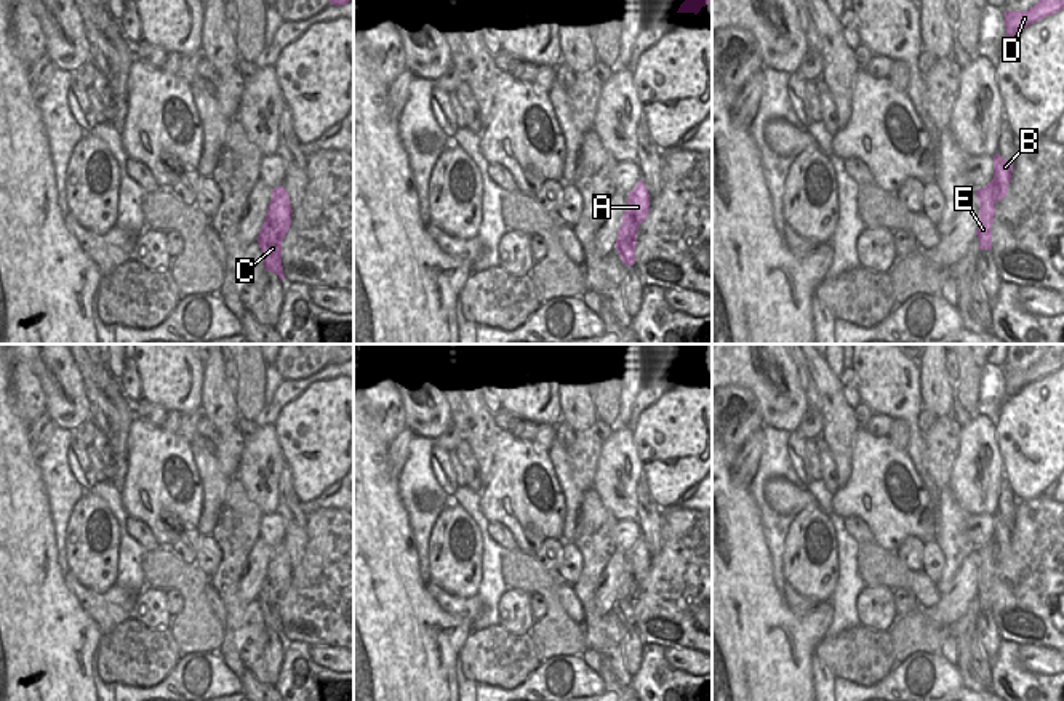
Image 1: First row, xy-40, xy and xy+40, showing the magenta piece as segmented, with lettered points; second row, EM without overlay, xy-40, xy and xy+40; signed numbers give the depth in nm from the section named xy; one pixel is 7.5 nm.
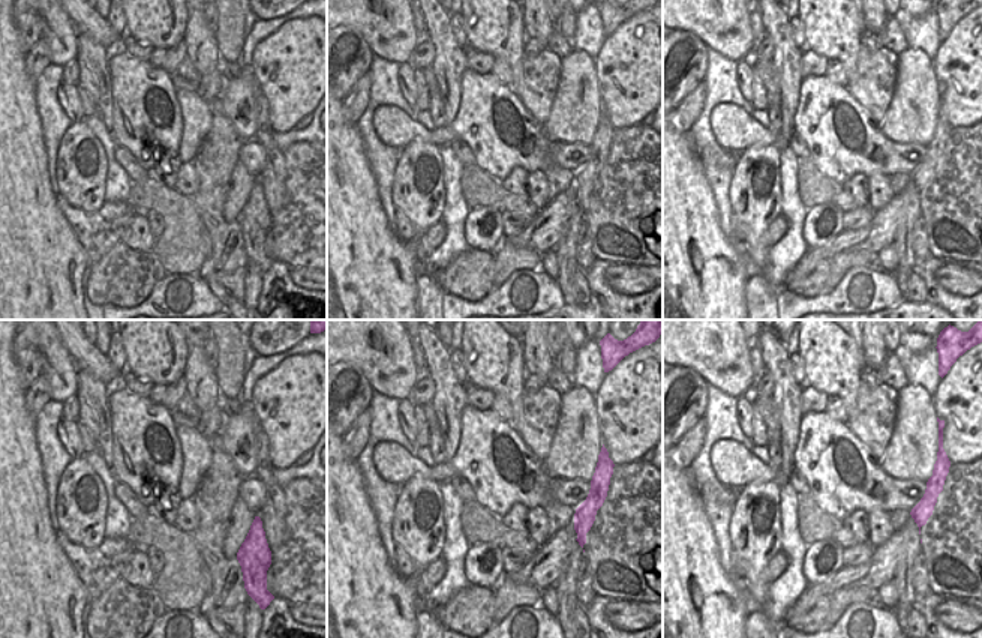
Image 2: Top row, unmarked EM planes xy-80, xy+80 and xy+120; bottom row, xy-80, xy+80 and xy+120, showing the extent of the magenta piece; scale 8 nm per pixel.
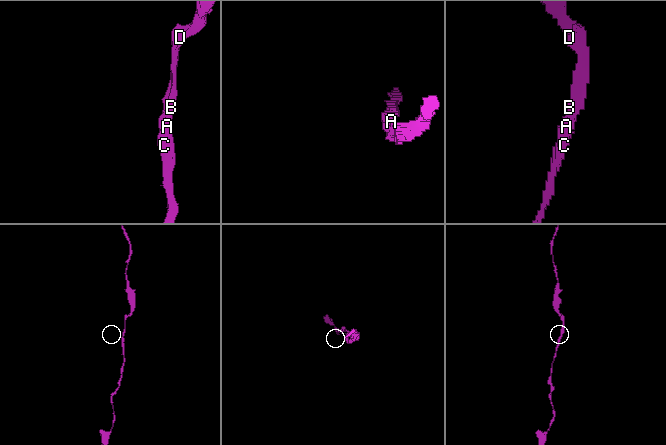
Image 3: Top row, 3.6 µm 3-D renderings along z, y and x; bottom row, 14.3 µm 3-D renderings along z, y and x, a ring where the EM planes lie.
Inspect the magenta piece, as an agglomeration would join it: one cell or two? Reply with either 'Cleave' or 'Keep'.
Keep

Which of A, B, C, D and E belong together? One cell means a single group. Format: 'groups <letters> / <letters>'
groups A B C D E

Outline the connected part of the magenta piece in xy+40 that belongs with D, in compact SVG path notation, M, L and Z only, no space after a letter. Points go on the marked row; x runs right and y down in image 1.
M1038 0L1027 11L1005 11L1006 38L1013 38L1027 26L1051 16L1064 8L1064 0Z

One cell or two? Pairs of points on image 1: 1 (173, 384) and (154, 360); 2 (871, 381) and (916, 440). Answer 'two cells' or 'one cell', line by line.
1: one cell
2: one cell

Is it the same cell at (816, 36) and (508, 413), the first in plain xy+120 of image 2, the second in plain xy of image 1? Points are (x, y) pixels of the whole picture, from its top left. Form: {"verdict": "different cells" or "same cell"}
{"verdict": "different cells"}

